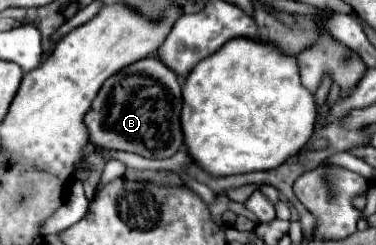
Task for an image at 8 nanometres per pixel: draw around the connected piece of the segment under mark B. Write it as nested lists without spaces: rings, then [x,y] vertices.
[[[145,57],[123,67],[103,83],[91,103],[89,113],[85,113],[83,123],[89,131],[89,143],[99,149],[129,151],[147,159],[173,157],[181,149],[181,85],[177,81],[177,75],[169,71],[163,63],[159,63],[155,57]]]

